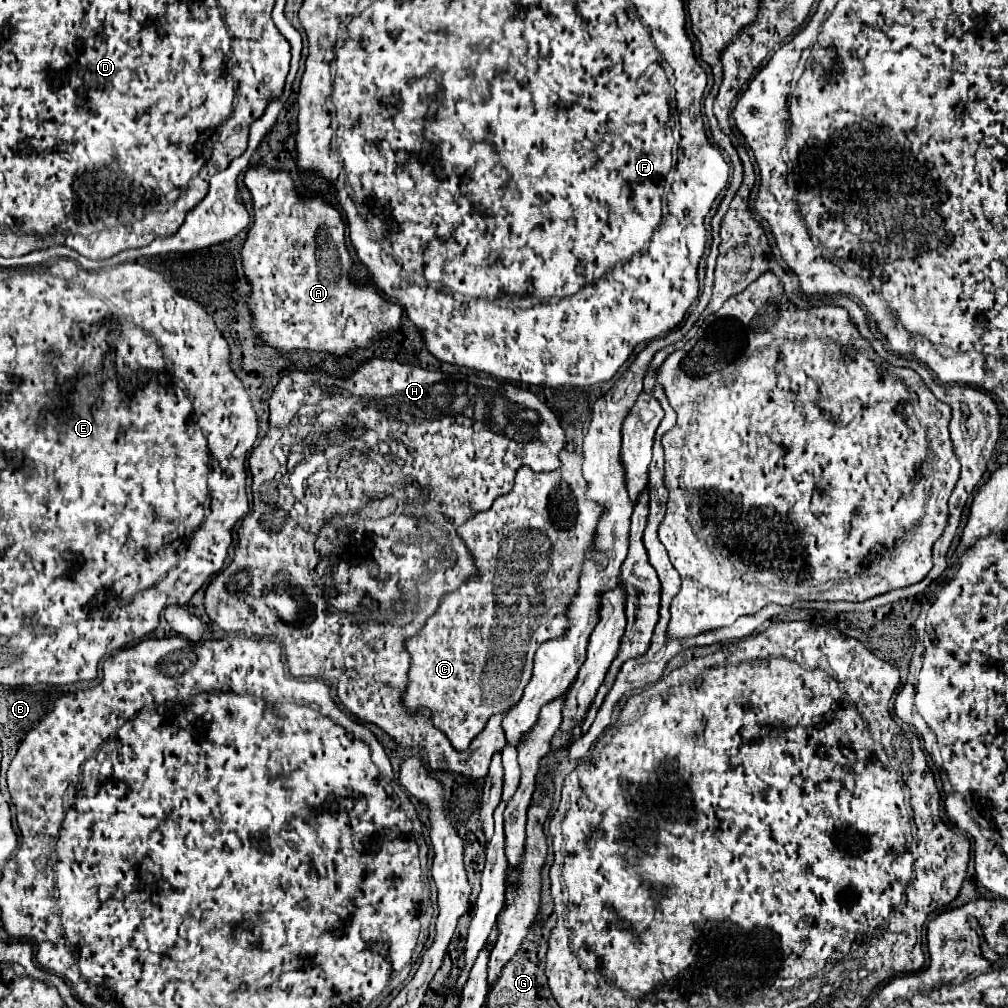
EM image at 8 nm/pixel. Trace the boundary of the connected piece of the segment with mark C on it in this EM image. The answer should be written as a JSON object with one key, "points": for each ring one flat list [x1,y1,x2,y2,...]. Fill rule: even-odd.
{"points":[[562,450,560,452,560,462,562,466,554,472,542,472,542,474,536,474,532,470,528,470,528,466,522,466,518,472,516,472,516,480,514,480,514,488,504,494,504,496,498,496,492,504,490,510,486,512,478,512,478,514,472,514,460,528,458,528,458,536,464,540,466,548,470,550,472,558,474,558,474,564,478,568,478,574,470,580,466,580,458,590,454,592,448,592,444,594,438,610,426,620,424,628,412,636,412,638,406,638,404,646,412,658,410,662,410,670,408,670,408,686,402,694,402,706,410,712,410,714,416,714,420,708,426,708,430,710,430,720,432,724,442,730,446,734,446,738,450,740,450,744,456,748,456,750,466,750,470,746,470,742,486,728,486,722,492,714,504,714,508,710,512,710,520,698,522,698,522,692,526,688,526,684,530,682,530,676,532,676,532,662,534,662,534,650,538,650,540,644,548,642,548,640,556,640,556,638,562,638,570,626,568,618,566,618,566,612,568,612,568,606,574,602,576,594,578,594,578,580,584,572,584,562,588,558,588,554,594,552,594,534,596,534,596,524,600,520,600,516,604,514,604,508,592,500,586,498,586,480,582,476,582,460,584,456,580,452,568,452,568,450],[508,528,546,528,544,530,544,538,538,542,538,540,528,540,528,538,520,538,516,540,516,546,510,546,508,548]]}

